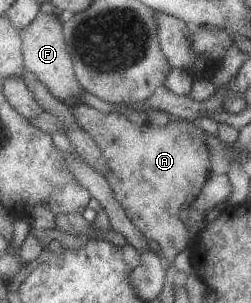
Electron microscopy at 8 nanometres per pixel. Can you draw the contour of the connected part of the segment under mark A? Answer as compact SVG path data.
M84 104L76 105L73 110L80 126L104 152L108 180L116 199L144 236L158 244L164 260L174 263L174 258L189 249L193 240L188 223L180 218L180 210L199 199L212 174L206 132L185 119L170 121L165 126L154 126L147 121L138 126L126 114L105 114Z

